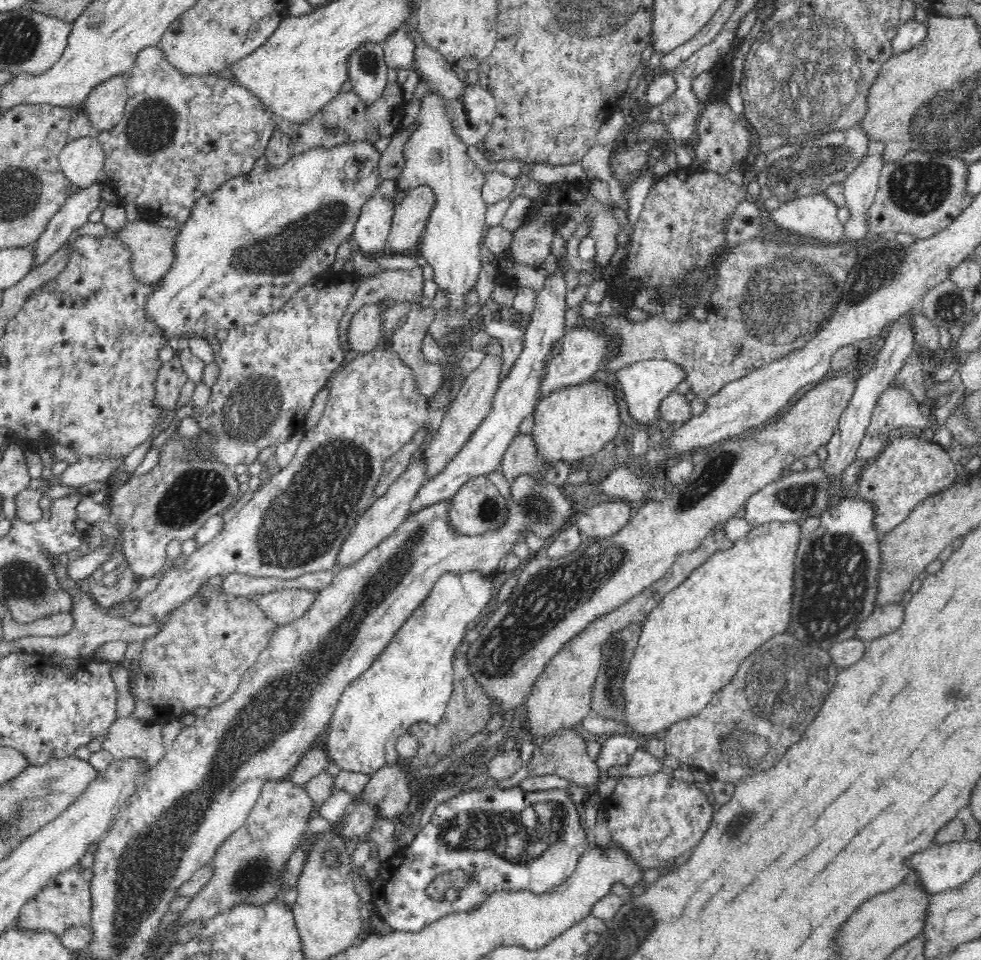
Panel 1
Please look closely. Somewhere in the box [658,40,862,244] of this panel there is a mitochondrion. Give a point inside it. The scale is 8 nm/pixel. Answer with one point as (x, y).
(849, 144)

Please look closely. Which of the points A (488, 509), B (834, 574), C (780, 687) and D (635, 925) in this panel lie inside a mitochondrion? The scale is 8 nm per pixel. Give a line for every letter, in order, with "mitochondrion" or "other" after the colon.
A: mitochondrion
B: mitochondrion
C: mitochondrion
D: mitochondrion

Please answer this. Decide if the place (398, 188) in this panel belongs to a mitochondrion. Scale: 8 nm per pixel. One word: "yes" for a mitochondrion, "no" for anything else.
no

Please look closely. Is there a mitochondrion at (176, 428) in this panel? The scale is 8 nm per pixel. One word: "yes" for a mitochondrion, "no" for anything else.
no

